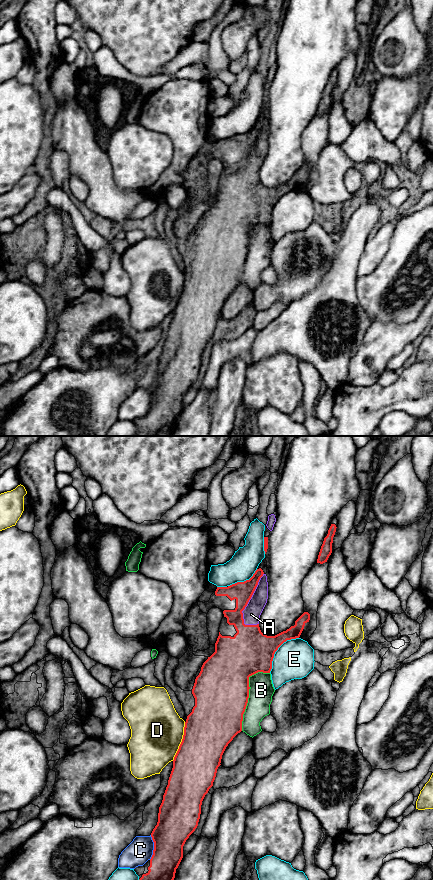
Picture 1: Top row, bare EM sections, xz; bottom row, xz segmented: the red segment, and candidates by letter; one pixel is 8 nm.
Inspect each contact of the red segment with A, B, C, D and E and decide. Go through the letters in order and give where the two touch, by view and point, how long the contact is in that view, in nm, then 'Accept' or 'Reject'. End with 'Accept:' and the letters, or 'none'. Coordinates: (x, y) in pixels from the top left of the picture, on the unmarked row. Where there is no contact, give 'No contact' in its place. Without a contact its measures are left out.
A: Touches red at xz (250, 150). Shared border 440 nm. Accept
B: Touches red at xz (248, 246). Shared border 500 nm. Reject
C: Touches red at xz (154, 399). Shared border 200 nm. Reject
D: Touches red at xz (182, 293). Shared border 320 nm. Reject
E: Touches red at xz (277, 201). Shared border 380 nm. Reject
Accept: A

